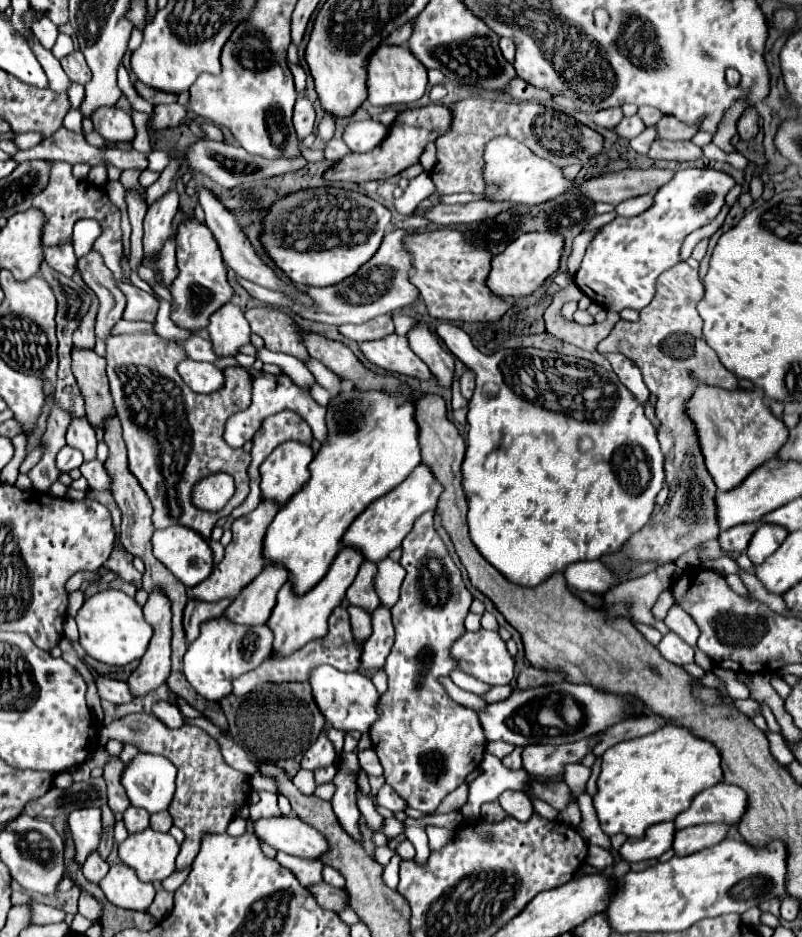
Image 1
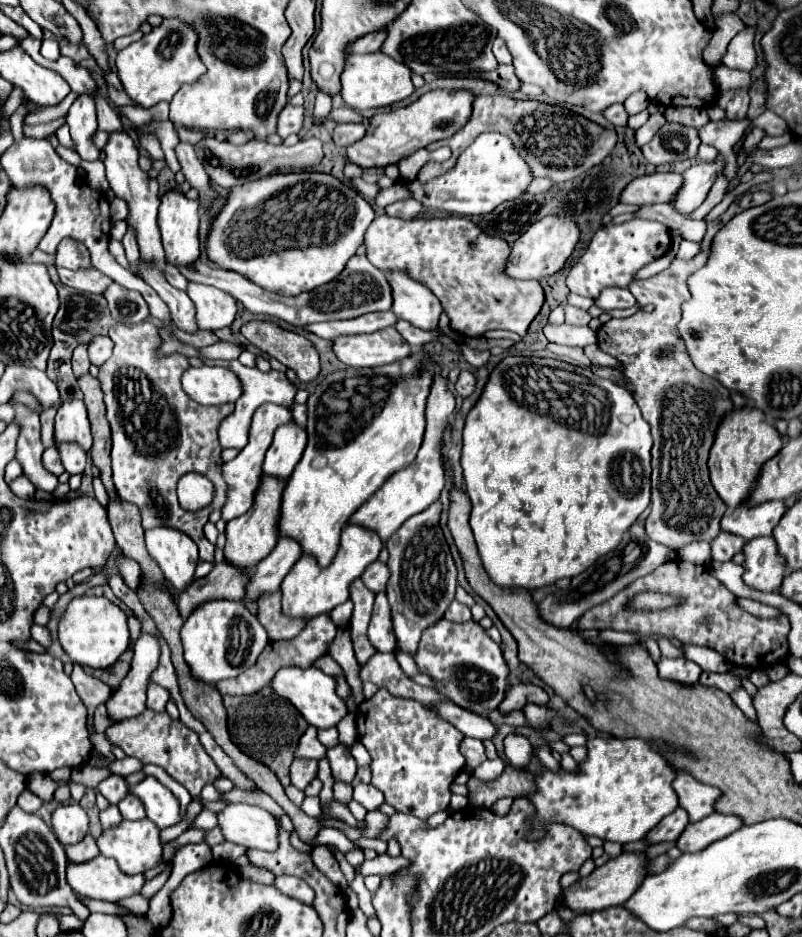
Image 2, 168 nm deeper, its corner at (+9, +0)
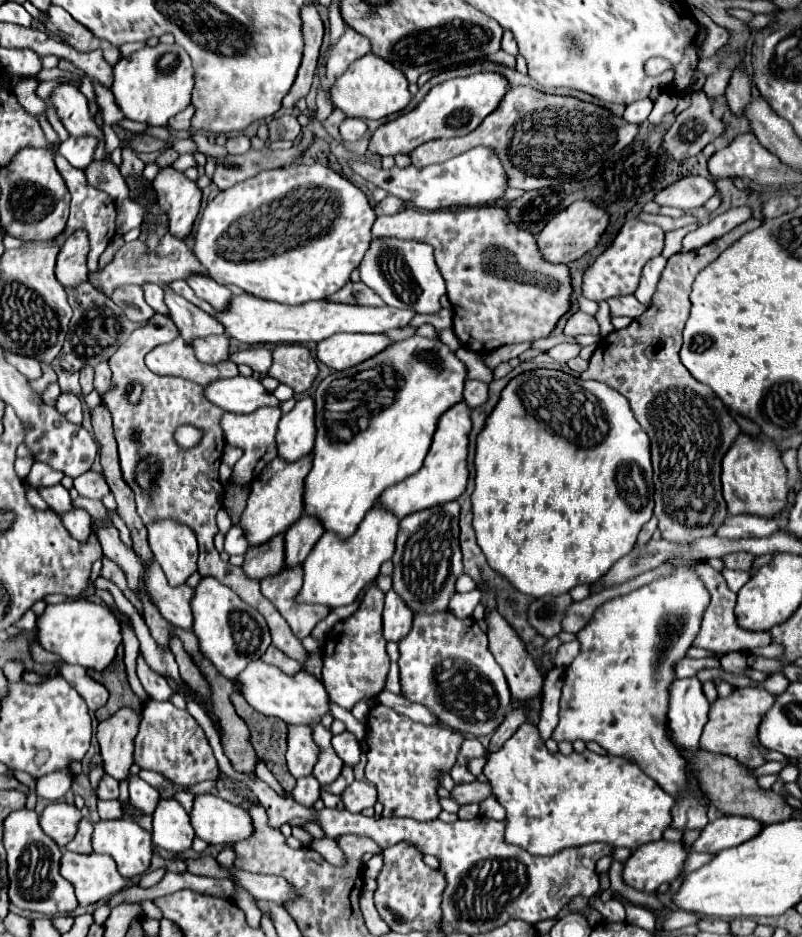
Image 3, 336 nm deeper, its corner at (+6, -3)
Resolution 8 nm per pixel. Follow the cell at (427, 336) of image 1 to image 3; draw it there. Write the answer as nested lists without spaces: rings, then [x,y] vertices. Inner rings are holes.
[[[457,402],[439,418],[439,426],[435,430],[435,438],[431,444],[431,450],[427,452],[427,458],[419,472],[415,472],[411,478],[405,478],[403,482],[387,488],[379,504],[383,508],[389,508],[399,520],[403,520],[409,514],[415,514],[425,508],[433,508],[437,504],[445,504],[449,500],[457,500],[469,478],[467,470],[467,446],[469,446],[469,432],[471,432],[471,418],[469,418],[469,406],[465,402]]]

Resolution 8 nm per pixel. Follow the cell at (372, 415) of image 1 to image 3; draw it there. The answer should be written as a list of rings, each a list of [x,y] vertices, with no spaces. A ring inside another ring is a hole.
[[[419,336],[395,342],[377,358],[369,358],[349,370],[331,372],[313,396],[317,438],[311,472],[305,478],[303,514],[317,518],[325,532],[335,532],[341,540],[353,536],[379,494],[421,468],[439,416],[463,400],[465,372],[465,364],[443,342]]]

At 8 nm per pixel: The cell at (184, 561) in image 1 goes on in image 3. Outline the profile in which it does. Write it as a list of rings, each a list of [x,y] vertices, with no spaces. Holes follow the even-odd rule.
[[[173,520],[153,522],[147,526],[153,558],[163,568],[171,586],[181,586],[197,572],[197,538],[195,534]]]

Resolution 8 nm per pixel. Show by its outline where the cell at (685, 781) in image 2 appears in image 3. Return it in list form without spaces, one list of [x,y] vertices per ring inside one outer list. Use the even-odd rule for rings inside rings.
[[[673,560],[677,564],[675,574],[641,586],[625,596],[609,600],[599,606],[591,622],[577,634],[581,642],[581,654],[571,662],[565,672],[565,684],[561,694],[561,718],[555,726],[551,738],[559,742],[575,740],[595,740],[609,754],[625,756],[635,760],[641,770],[653,778],[667,794],[679,800],[683,794],[693,792],[699,796],[699,786],[691,776],[687,762],[677,752],[677,748],[667,740],[667,688],[673,680],[671,666],[685,656],[695,634],[699,632],[701,614],[709,604],[709,594],[703,582],[693,570],[689,570],[689,560]]]

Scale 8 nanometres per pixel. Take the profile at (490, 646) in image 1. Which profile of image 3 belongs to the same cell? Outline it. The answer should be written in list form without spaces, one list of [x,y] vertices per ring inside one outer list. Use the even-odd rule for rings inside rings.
[[[449,610],[415,614],[411,632],[399,642],[399,652],[405,698],[429,706],[445,726],[481,738],[491,734],[511,710],[505,674],[489,652],[485,632],[473,618],[459,620]]]

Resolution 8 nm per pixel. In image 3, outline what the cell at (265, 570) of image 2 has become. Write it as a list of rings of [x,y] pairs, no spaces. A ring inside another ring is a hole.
[[[301,516],[287,532],[285,532],[285,568],[299,566],[317,544],[323,534],[323,526],[317,518]]]

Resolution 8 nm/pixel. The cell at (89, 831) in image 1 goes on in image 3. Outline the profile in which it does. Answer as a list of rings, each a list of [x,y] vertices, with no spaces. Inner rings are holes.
[[[53,802],[39,816],[39,824],[61,848],[65,848],[65,844],[75,838],[75,830],[79,828],[81,818],[81,810],[73,804]]]

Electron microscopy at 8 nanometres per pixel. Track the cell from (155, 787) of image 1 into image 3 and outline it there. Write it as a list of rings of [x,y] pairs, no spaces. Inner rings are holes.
[[[161,798],[153,812],[153,844],[169,852],[183,852],[191,846],[193,836],[185,808],[173,798]]]

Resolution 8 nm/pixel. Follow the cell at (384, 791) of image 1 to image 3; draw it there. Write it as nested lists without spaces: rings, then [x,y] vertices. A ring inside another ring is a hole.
[[[355,780],[343,794],[343,804],[349,812],[361,812],[363,808],[371,808],[377,802],[377,790],[375,786],[367,784],[367,782],[359,782]]]

